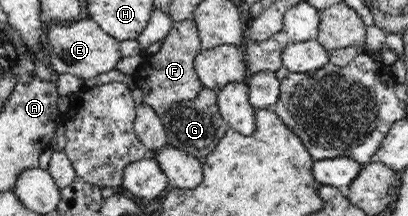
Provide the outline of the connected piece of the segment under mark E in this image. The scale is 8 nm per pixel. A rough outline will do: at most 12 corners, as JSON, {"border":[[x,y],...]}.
{"border":[[85,16],[48,23],[46,64],[87,81],[115,69],[121,40]]}

